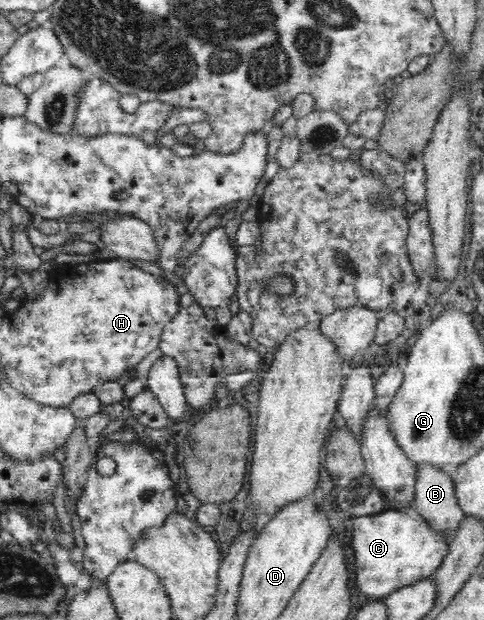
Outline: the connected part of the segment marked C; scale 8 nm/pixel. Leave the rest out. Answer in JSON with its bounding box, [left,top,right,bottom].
[351,506,450,601]

